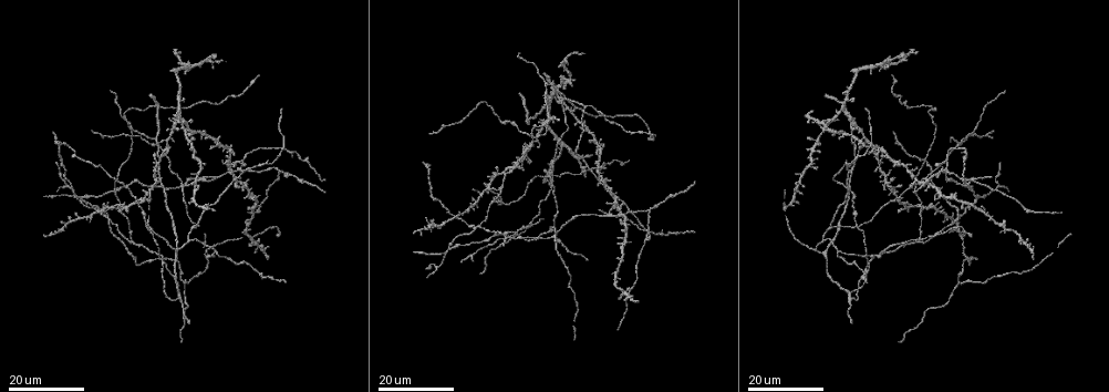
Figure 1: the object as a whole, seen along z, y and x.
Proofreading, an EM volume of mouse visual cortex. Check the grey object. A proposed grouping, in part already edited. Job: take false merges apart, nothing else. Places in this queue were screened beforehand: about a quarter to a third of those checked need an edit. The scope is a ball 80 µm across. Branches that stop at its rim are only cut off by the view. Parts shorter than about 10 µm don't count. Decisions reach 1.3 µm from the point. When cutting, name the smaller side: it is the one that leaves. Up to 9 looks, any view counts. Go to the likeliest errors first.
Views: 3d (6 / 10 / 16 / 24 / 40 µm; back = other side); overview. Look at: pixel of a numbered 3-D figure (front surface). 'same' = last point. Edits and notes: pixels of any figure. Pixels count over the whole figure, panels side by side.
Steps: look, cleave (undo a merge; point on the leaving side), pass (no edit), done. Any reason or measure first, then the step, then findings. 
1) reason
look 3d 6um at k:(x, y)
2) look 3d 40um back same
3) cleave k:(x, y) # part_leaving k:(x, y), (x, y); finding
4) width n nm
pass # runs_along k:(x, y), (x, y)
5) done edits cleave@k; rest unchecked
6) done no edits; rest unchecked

looks like a crossing
look 3d 24um at 1:(526, 229)

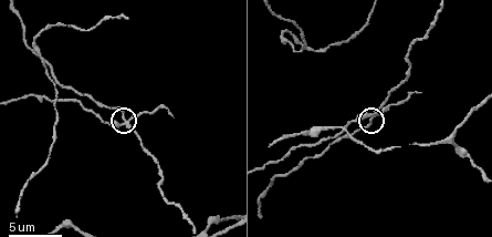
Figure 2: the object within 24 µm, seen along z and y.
look 3d 6um at 2:(370, 114)

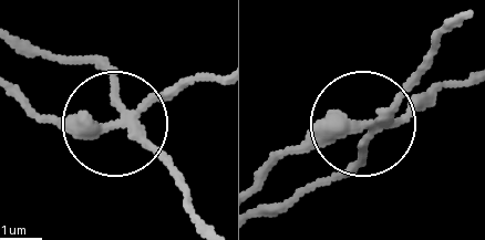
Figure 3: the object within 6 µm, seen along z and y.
cleave 3:(64, 121) # part_leaving 3:(122, 118), (72, 128), (9, 86); two cells meet here

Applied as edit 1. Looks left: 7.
look overview

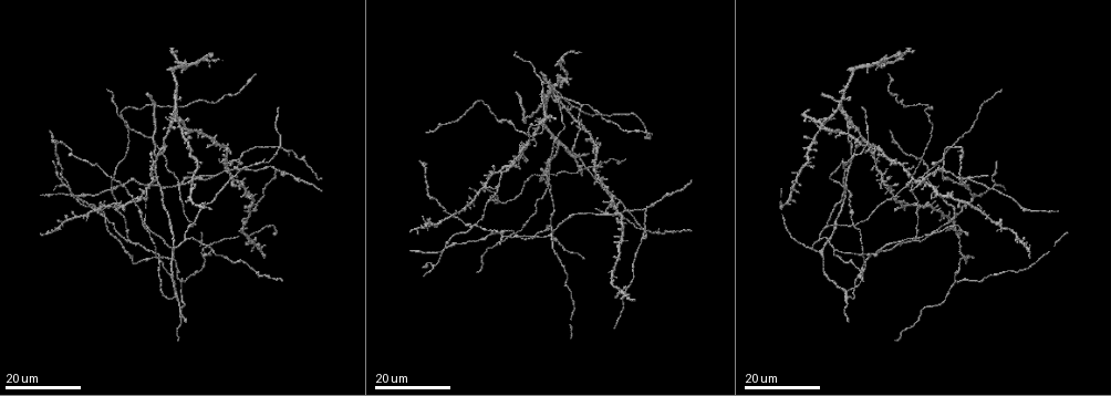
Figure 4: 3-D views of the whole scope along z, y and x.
four arms meet
look 3d 24um at 4:(865, 260)

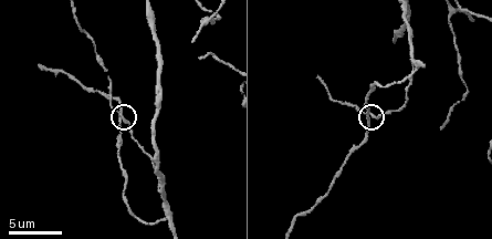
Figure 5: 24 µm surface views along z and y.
look 3d 6um at 5:(125, 122)

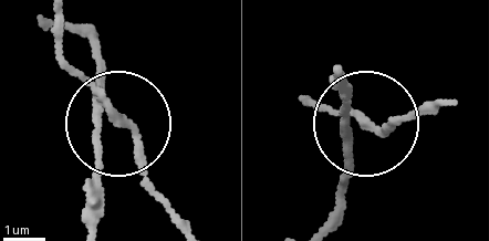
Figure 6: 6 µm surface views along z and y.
arms 4
pass # continuous, no second cell

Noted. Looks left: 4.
three arms meet
look 3d 16um at 4:(106, 219)

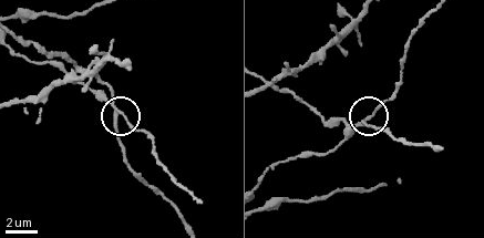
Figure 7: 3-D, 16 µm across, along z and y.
zoom in
look 3d 10um at 7:(117, 120)

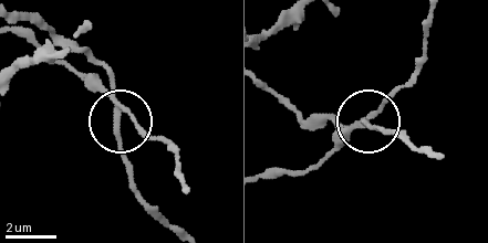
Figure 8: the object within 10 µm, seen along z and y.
arms 3
pass # one cell here

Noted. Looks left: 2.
thin neck
look 3d 16um at 4:(553, 94)

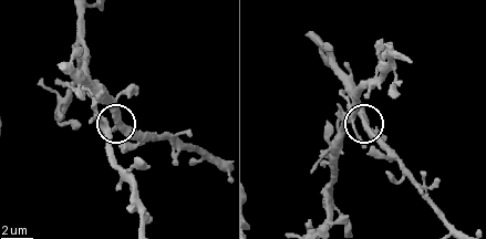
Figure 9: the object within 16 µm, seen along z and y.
look 3d 6um at 9:(353, 128)

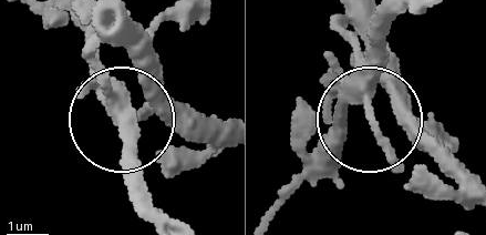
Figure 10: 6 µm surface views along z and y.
pass # one cell here

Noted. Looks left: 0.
done edits cleave@3; rest unchecked

